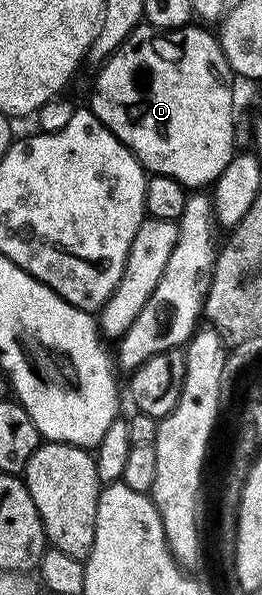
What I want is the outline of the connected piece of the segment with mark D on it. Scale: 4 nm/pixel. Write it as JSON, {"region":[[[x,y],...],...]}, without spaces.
{"region":[[[147,25],[135,27],[126,37],[126,41],[122,41],[122,45],[118,45],[115,53],[97,70],[100,72],[97,73],[96,84],[92,87],[92,103],[90,103],[90,110],[98,117],[98,121],[102,121],[102,125],[106,125],[106,129],[110,129],[110,133],[114,133],[118,141],[122,141],[122,145],[126,145],[135,153],[136,159],[144,168],[154,175],[174,177],[174,181],[178,181],[185,189],[204,189],[207,183],[208,186],[215,184],[218,176],[224,172],[232,159],[234,154],[232,142],[236,139],[236,123],[232,120],[232,91],[224,84],[223,77],[216,72],[219,67],[225,66],[223,49],[220,48],[219,38],[213,32],[211,35],[210,32],[196,26],[189,25],[166,32]]]}

